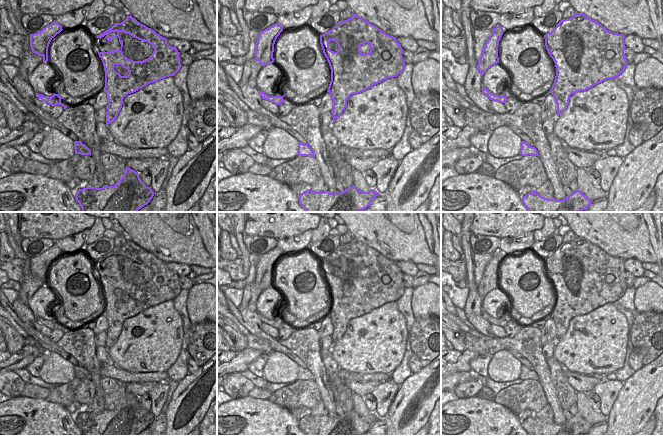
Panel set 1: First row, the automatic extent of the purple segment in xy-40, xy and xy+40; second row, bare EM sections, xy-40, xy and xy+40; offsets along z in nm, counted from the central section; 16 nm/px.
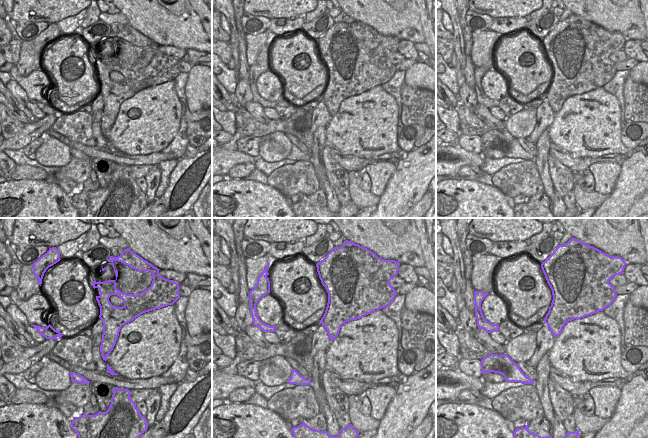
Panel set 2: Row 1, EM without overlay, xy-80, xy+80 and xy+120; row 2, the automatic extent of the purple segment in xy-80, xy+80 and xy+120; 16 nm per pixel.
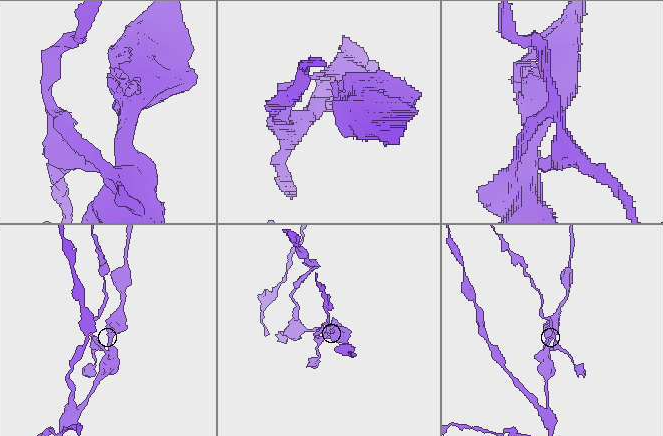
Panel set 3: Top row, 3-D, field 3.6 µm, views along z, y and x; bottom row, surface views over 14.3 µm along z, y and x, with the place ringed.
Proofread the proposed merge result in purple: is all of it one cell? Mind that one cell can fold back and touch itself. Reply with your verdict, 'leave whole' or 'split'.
split

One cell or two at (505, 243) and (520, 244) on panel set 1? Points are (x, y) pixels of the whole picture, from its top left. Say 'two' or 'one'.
one

